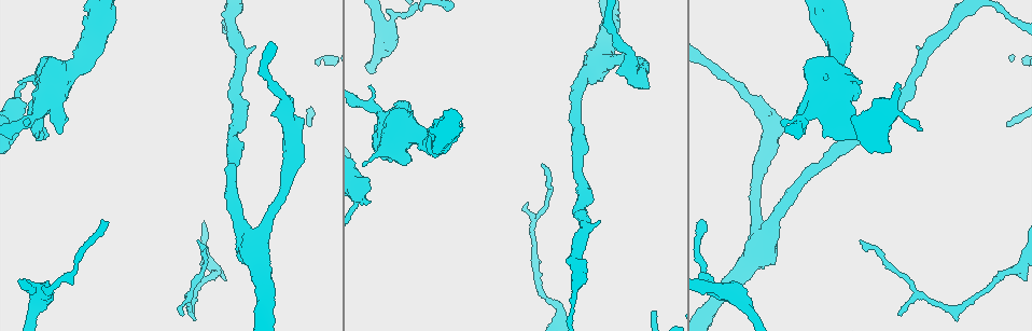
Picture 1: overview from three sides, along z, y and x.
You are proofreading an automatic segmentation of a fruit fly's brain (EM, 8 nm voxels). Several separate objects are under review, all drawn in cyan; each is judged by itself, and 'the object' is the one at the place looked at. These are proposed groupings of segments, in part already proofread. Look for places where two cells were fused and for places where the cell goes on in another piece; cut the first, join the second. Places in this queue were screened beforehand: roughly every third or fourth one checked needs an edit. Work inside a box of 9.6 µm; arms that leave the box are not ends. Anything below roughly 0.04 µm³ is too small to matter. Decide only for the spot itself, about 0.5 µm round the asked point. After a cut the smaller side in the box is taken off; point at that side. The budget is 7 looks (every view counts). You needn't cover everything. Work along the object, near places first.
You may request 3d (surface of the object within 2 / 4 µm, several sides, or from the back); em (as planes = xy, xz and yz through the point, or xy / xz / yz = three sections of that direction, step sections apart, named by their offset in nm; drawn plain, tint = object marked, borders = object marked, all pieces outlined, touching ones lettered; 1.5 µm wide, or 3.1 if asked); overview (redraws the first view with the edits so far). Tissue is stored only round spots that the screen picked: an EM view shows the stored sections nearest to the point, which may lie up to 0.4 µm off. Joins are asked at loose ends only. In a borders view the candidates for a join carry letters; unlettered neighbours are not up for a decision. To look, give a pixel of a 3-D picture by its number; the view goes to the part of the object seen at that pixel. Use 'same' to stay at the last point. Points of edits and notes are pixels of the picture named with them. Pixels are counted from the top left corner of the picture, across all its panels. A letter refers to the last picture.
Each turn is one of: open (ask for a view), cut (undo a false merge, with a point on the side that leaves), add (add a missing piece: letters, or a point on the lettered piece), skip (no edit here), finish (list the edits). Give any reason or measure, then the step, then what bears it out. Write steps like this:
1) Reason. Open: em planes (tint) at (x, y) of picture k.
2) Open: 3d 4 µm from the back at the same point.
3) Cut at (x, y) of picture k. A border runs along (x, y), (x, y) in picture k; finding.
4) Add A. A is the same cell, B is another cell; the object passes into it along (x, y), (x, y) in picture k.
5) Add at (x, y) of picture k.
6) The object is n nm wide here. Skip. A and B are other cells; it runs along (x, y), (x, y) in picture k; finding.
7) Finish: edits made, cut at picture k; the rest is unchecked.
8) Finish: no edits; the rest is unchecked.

Sudden change in width. Open: 3d 2 µm at (804, 120) of picture 1.

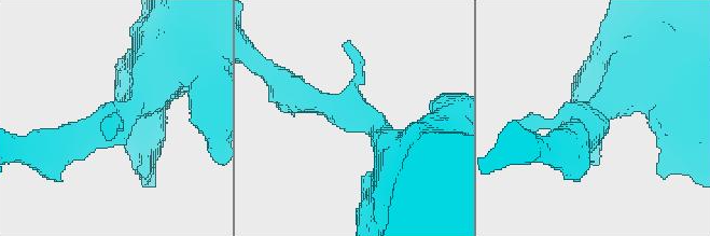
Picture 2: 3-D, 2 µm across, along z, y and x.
Now the EM. Open: em xz step 8 (borders) at (116, 126) of picture 2.

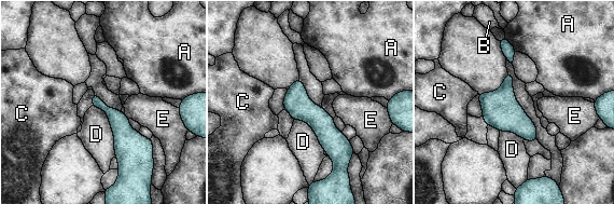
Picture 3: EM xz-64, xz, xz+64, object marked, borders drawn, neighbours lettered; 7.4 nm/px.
Cut it another way. Open: em planes (borders) at the same point.

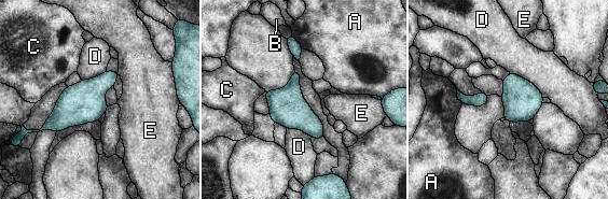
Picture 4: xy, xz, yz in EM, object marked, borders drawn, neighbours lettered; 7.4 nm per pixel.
The object is 130 nm wide here. Skip. A, B, C, D and E are other cells; a border runs along (292, 34), (304, 48) in picture 4; continuous, no second cell.

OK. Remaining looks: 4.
Branch stops here. Open: em planes (borders) at (24, 85) of picture 1.

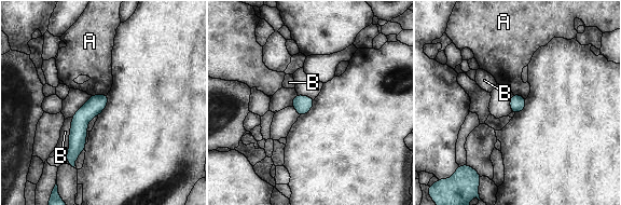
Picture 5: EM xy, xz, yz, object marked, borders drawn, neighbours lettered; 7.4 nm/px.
Skip. A and B are other cells; a border runs along (107, 93), (91, 95) in picture 5; none of them fits.

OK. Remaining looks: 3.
Narrows sharply. Open: em planes (borders) at (572, 308) of picture 1.

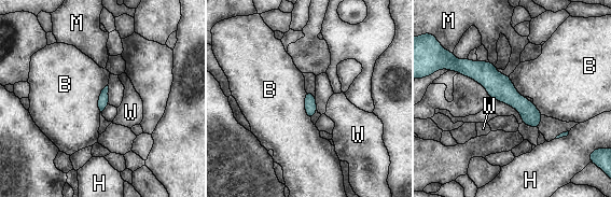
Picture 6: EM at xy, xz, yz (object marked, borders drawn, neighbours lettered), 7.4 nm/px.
Skip. B, H, M and W are other cells; a border runs along (305, 90), (305, 115), (310, 120) in picture 6; all the same cell.

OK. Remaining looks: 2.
Finish: no edits; the rest is unchecked.

